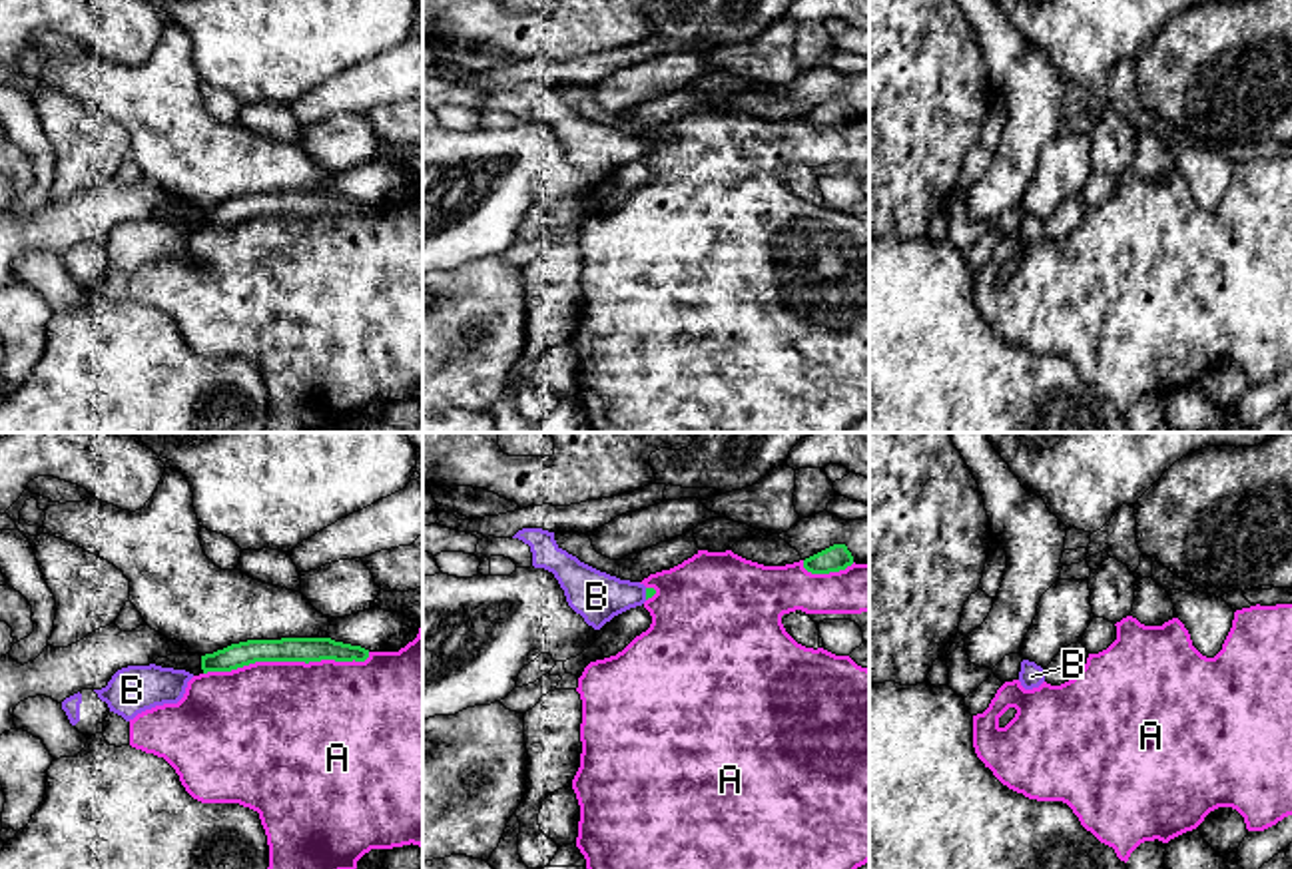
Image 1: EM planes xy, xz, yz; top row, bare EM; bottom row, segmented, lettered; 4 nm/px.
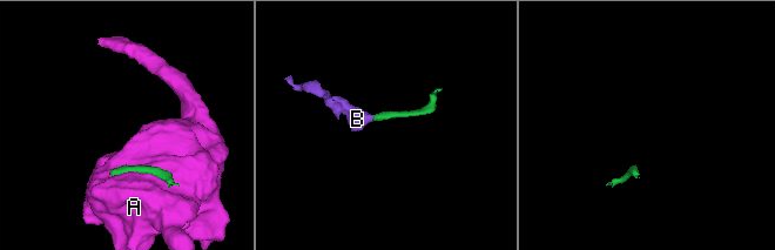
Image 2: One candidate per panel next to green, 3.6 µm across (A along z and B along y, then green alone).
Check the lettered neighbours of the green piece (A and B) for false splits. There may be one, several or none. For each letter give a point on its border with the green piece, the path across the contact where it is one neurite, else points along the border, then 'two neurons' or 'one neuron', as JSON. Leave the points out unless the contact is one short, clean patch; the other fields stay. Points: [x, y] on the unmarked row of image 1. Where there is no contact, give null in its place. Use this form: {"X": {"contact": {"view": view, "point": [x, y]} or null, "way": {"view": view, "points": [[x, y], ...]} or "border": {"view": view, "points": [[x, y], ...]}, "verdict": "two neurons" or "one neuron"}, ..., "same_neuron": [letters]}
{"A": {"contact": {"view": "xy", "point": [288, 214]}, "verdict": "two neurons"}, "B": {"contact": {"view": "xz", "point": [646, 148]}, "way": {"view": "xz", "points": [[650, 146], [646, 148], [597, 150]]}, "verdict": "one neuron"}, "same_neuron": ["B"]}

